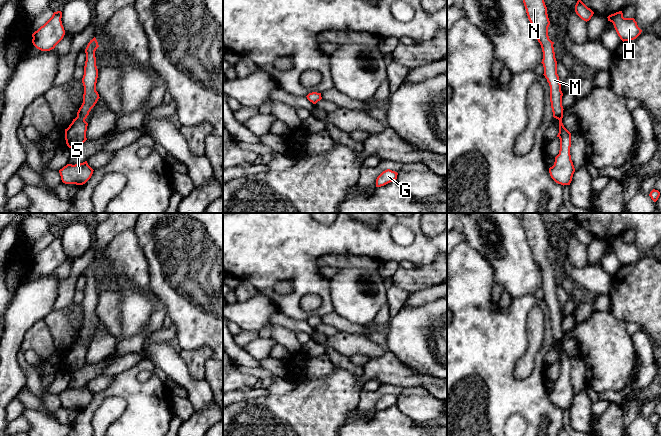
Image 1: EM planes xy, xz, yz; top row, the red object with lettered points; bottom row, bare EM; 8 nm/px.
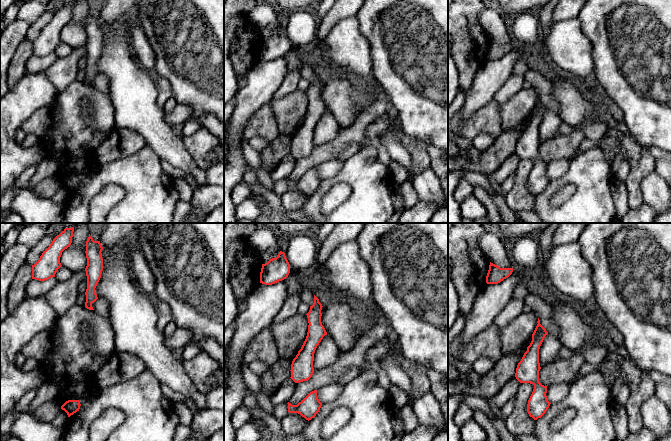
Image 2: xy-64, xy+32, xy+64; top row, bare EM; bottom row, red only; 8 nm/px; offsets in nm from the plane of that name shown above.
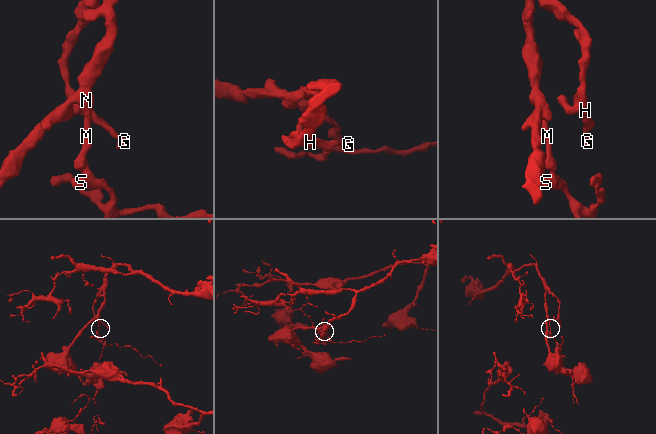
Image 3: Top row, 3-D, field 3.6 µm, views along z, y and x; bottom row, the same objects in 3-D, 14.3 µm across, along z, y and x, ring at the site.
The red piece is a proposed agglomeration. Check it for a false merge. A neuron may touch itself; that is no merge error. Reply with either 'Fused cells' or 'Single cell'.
Single cell

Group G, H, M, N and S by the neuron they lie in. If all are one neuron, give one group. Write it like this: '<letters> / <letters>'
G H M N S

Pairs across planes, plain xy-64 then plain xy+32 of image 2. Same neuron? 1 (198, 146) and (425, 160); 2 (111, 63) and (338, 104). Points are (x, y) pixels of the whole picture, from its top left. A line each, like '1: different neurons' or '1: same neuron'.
1: same neuron
2: different neurons

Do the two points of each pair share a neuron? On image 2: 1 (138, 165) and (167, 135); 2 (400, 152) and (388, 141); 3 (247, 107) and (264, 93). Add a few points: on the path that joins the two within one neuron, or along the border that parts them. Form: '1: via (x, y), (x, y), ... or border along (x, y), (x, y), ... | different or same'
1: border along (147, 144), (161, 159) | different
2: via (397, 150), (391, 144) | same
3: via (251, 103), (260, 94) | same

